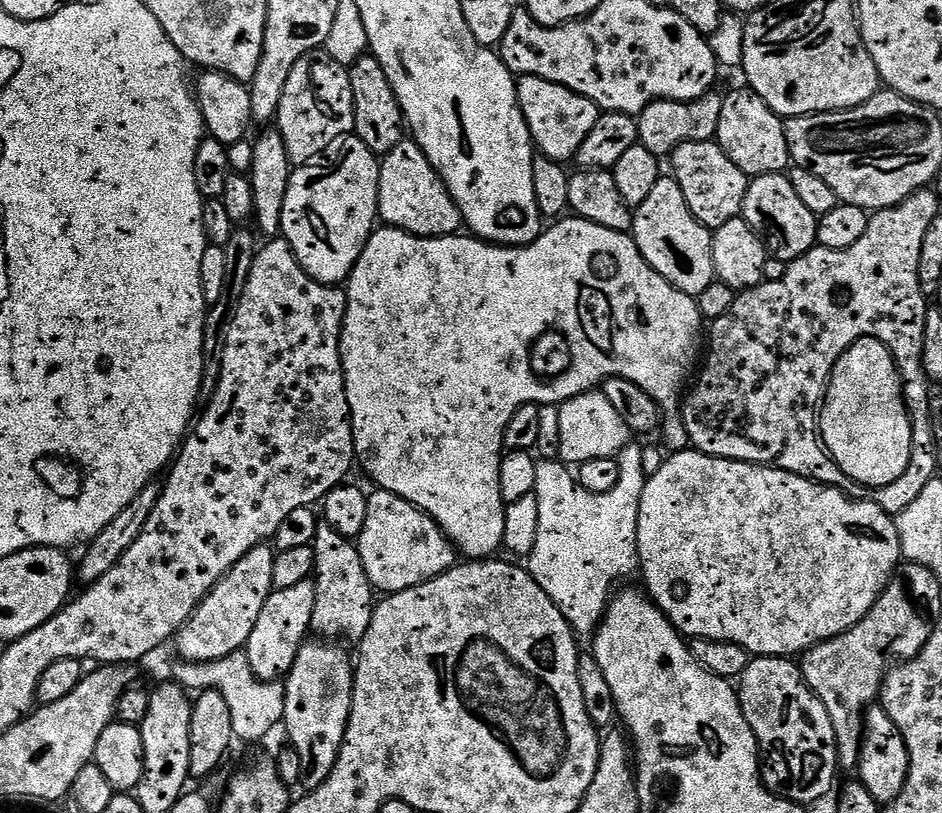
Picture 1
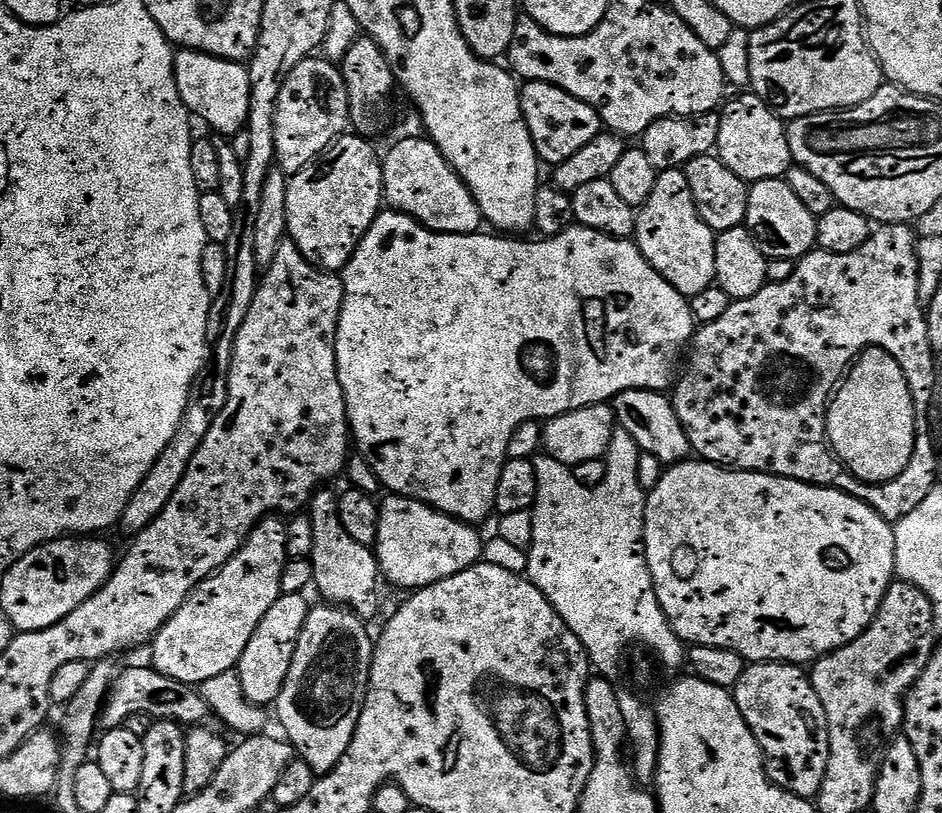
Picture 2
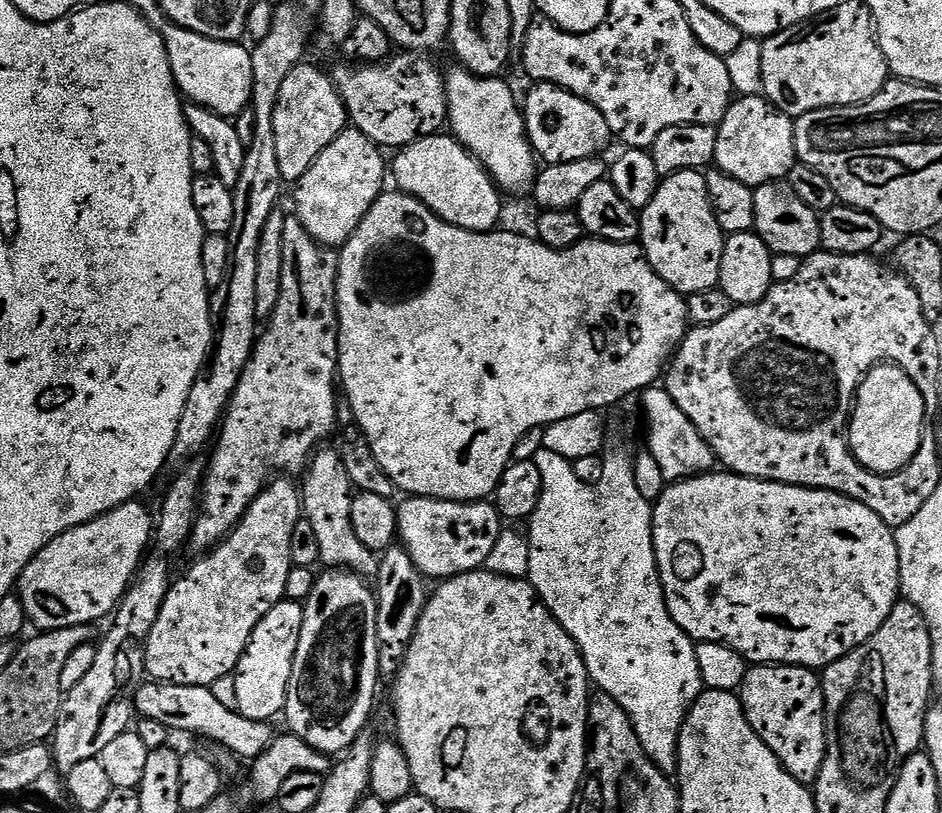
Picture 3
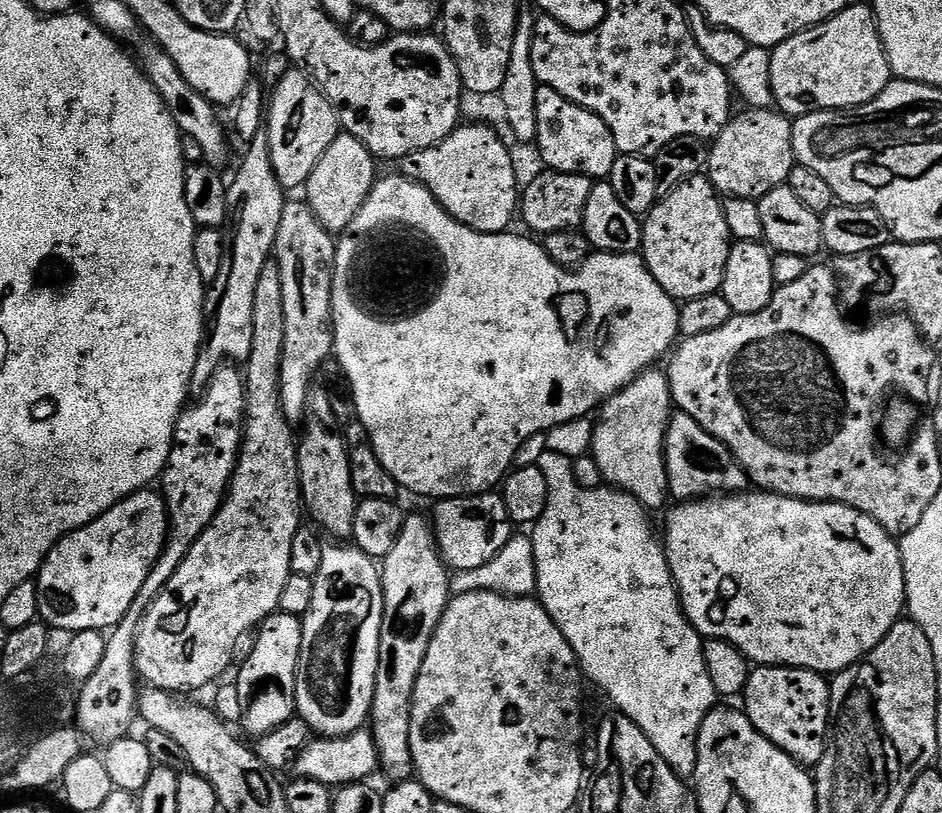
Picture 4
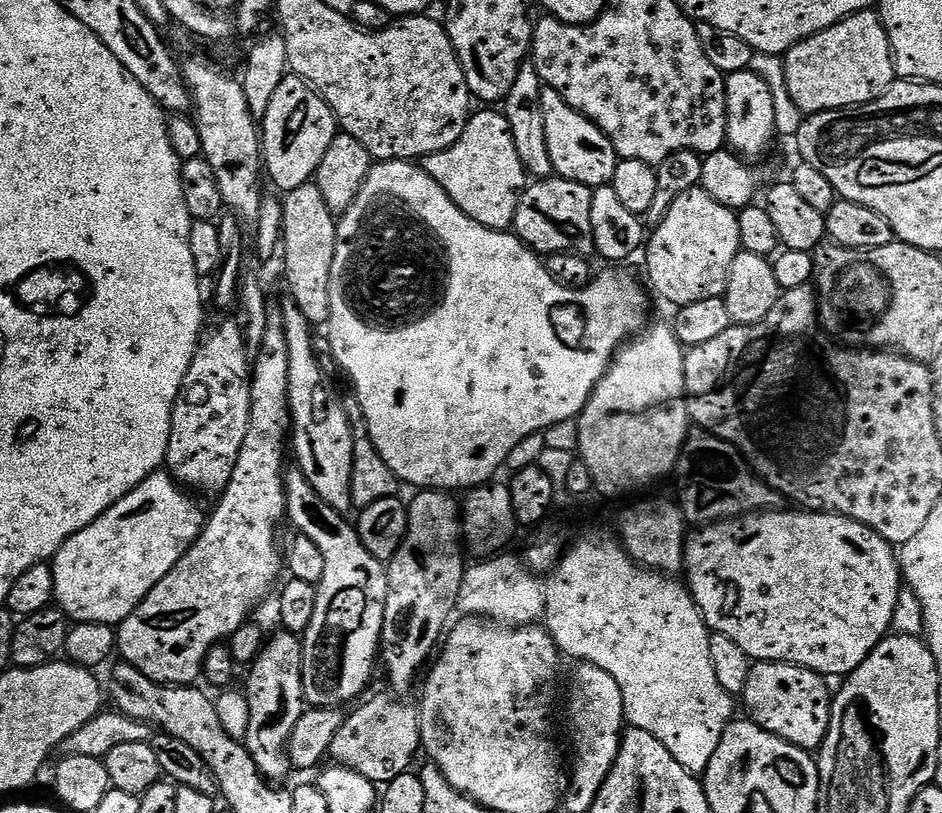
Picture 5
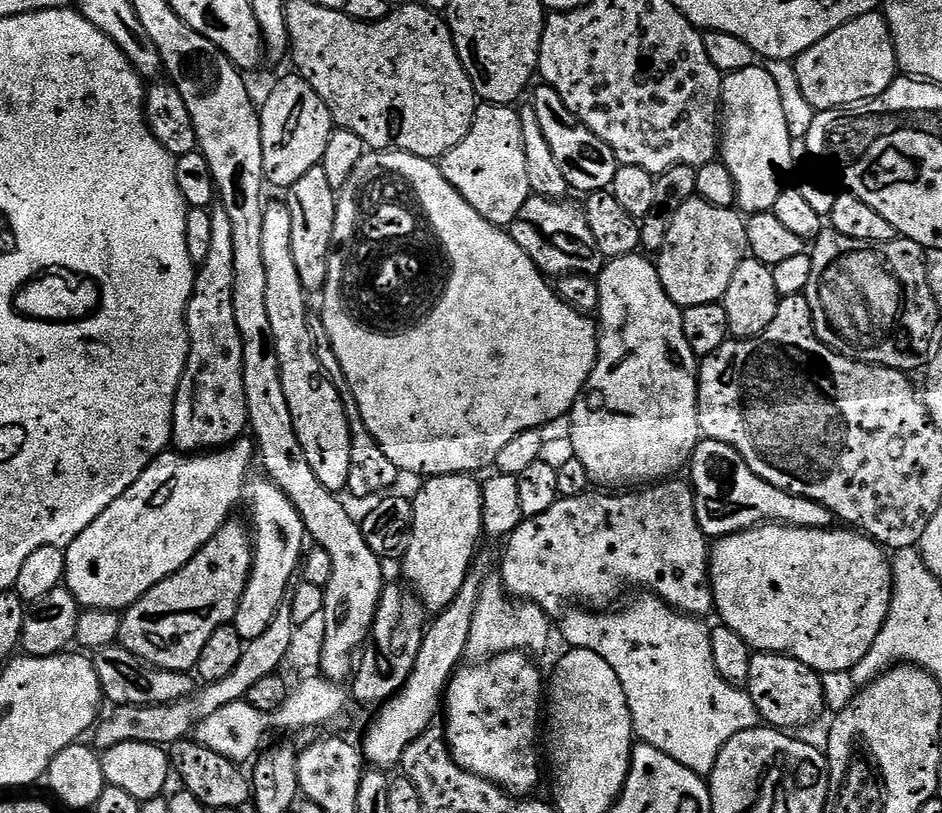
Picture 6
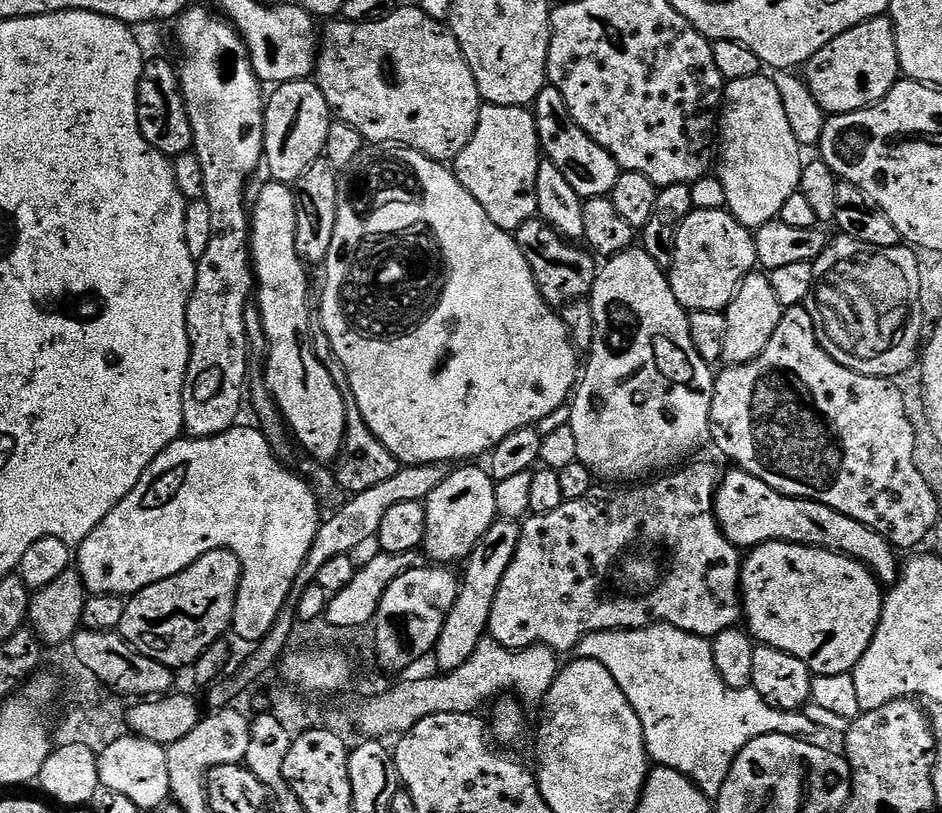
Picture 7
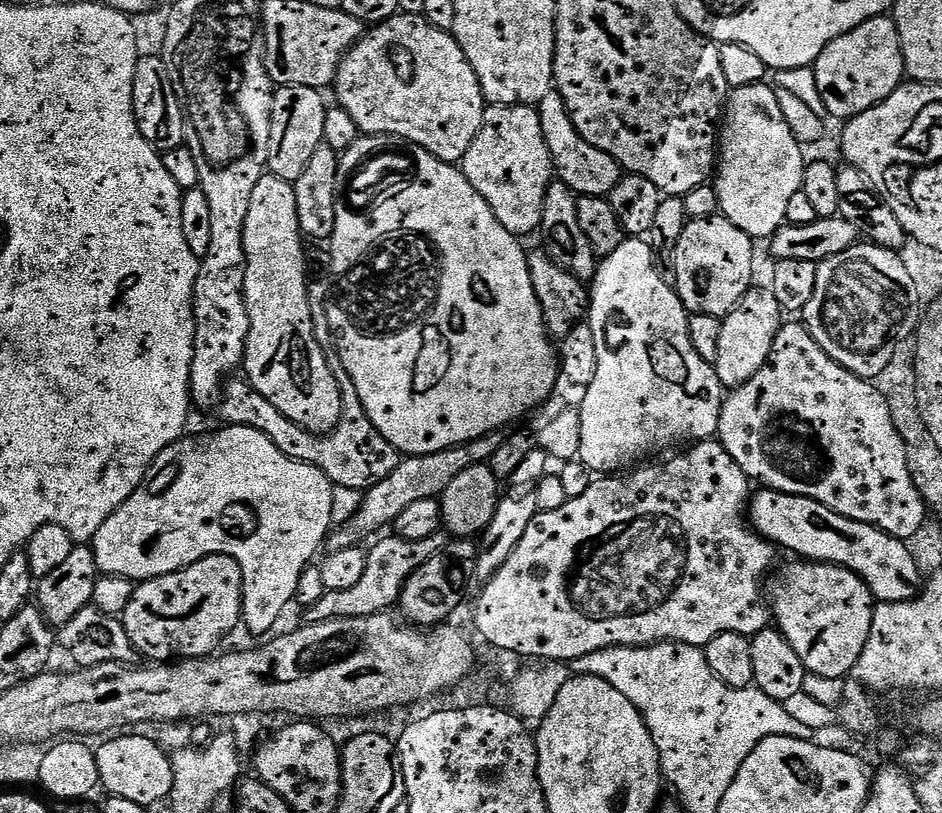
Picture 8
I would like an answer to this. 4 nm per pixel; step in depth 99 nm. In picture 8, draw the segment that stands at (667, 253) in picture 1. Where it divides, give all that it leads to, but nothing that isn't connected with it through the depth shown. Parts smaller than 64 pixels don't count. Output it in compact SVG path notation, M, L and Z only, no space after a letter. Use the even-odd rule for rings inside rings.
M723 214L705 220L689 220L676 243L675 289L690 314L729 316L753 287L752 271L756 268L754 241Z

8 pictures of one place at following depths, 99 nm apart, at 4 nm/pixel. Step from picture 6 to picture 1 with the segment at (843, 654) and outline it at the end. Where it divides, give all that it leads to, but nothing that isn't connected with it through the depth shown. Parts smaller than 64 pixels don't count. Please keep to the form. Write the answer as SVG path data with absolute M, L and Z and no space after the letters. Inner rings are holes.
M695 450L676 452L665 459L664 465L647 477L642 490L642 502L638 510L639 571L644 572L647 595L653 604L668 617L685 638L698 640L721 640L742 646L753 657L778 656L796 658L816 644L826 642L846 630L850 630L874 606L884 588L901 563L900 539L895 519L870 499L853 500L837 488L830 488L775 466L747 464L717 456L707 456Z

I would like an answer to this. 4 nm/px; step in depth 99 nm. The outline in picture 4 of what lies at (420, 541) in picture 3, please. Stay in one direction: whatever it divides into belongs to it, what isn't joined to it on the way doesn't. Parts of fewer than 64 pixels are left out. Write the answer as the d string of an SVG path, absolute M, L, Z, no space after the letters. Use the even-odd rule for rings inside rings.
M499 491L479 492L477 496L454 496L435 505L434 531L440 556L453 573L475 570L494 558L496 552L506 546L514 533L510 514L506 514L506 502Z

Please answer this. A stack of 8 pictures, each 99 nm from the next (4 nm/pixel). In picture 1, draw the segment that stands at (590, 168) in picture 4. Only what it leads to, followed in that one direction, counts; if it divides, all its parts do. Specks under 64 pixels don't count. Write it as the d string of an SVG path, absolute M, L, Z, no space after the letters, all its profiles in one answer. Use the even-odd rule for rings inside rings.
M519 77L516 81L516 93L520 109L526 118L526 126L532 135L533 145L538 149L539 155L548 156L557 162L568 162L575 157L582 142L586 142L586 134L594 130L602 114L601 109L594 102L590 102L590 98L546 78Z

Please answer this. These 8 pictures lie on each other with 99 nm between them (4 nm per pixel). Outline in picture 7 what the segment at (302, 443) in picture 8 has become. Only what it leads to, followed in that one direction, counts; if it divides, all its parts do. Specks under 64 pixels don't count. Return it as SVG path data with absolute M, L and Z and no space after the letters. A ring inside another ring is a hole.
M313 310L310 314L310 335L312 338L312 349L318 358L326 366L326 374L334 378L334 386L338 386L338 394L342 394L342 402L346 406L346 434L344 435L344 449L340 452L340 458L335 465L336 480L348 491L348 494L365 492L378 486L378 482L386 482L386 478L394 478L401 470L400 461L374 438L374 430L366 426L366 418L362 418L362 410L358 410L358 402L354 399L354 390L350 390L350 377L346 375L346 366L338 362L334 354L334 346L330 346L330 338L320 321L319 311Z

